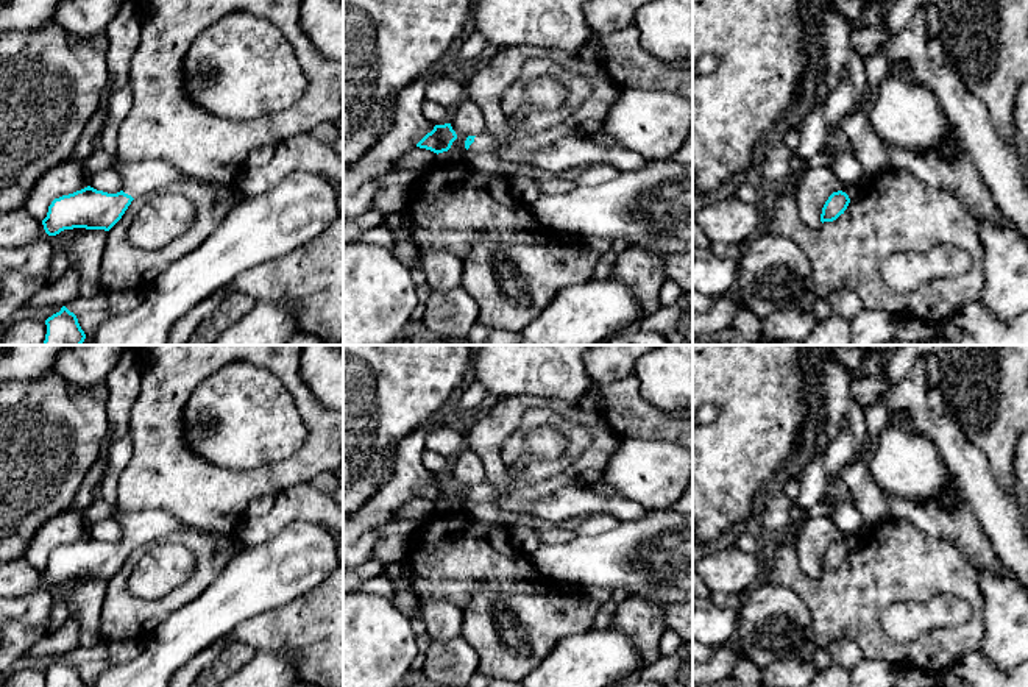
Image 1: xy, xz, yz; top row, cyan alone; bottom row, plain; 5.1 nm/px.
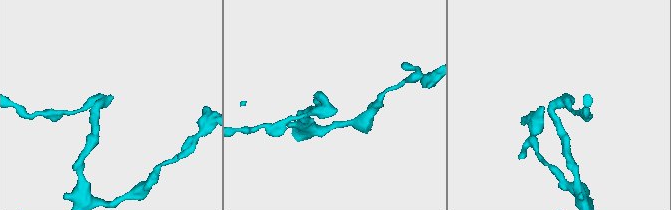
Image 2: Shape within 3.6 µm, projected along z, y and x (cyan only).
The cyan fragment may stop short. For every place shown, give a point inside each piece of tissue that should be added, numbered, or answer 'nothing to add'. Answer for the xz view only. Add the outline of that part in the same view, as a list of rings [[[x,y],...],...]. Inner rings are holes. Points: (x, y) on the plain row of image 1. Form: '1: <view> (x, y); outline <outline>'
1: xz (484, 494); outline [[[487,481],[476,484],[474,492],[470,495],[470,501],[477,504],[493,504],[496,500],[504,500],[512,495],[510,489],[498,487]]]

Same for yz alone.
1: yz (847, 517); outline [[[839,503],[833,520],[845,534],[845,537],[842,539],[842,542],[845,543],[850,537],[863,534],[863,517],[852,503]]]

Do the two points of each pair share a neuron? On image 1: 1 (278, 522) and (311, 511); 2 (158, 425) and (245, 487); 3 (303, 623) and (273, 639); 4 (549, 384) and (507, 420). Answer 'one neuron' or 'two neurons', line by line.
1: one neuron
2: one neuron
3: one neuron
4: two neurons

